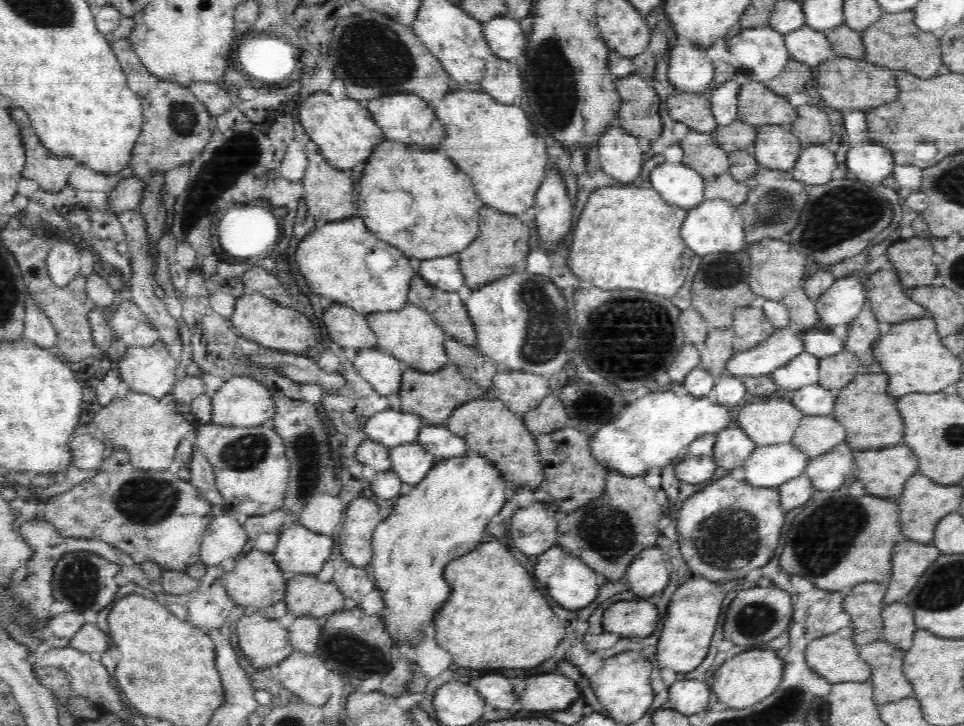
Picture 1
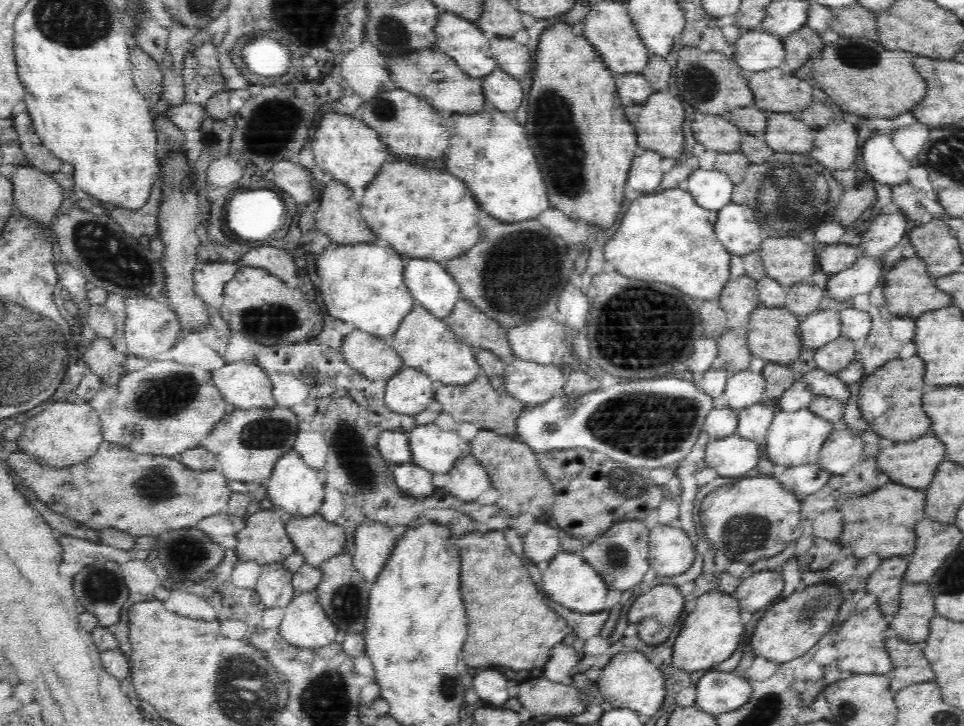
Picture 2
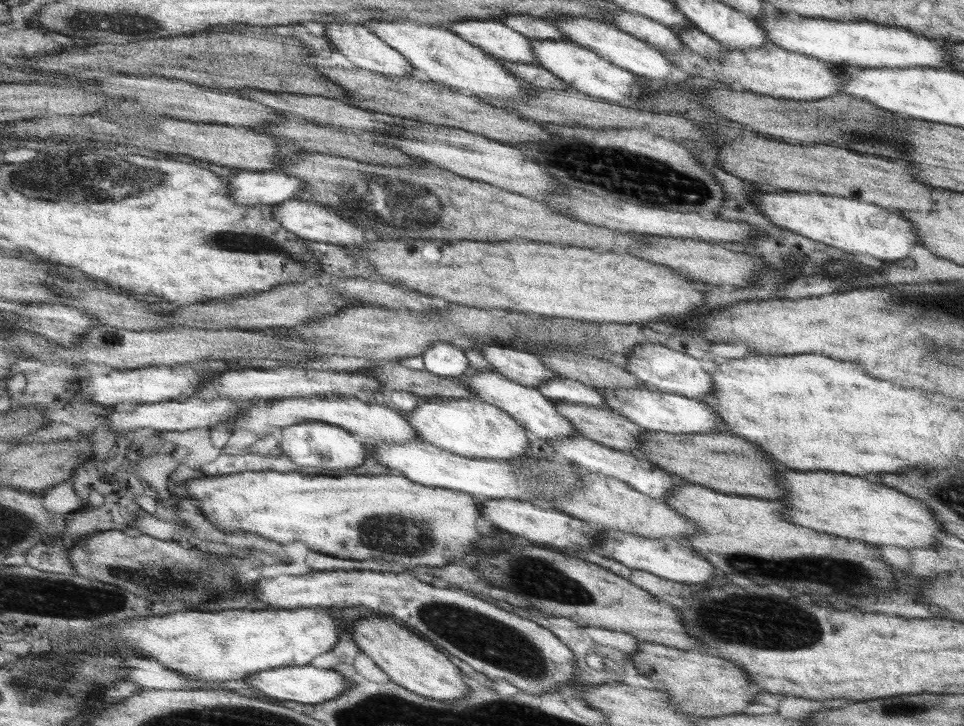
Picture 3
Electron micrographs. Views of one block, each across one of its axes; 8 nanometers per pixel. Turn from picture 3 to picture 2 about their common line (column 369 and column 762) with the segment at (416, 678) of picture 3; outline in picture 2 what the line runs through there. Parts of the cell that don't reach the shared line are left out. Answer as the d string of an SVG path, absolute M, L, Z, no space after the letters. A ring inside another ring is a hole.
M820 581L808 585L800 592L790 593L759 618L751 638L754 656L763 656L780 665L802 656L832 628L840 606L842 595L836 582Z

